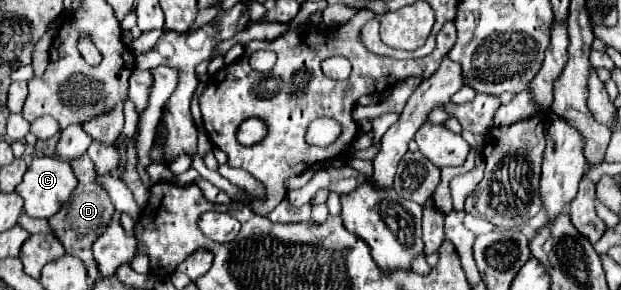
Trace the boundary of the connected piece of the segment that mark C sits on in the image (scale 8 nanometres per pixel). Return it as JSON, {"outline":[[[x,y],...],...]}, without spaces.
{"outline":[[[35,157],[17,193],[25,201],[25,213],[37,219],[49,219],[69,199],[75,189],[75,175],[69,163],[55,157]]]}

